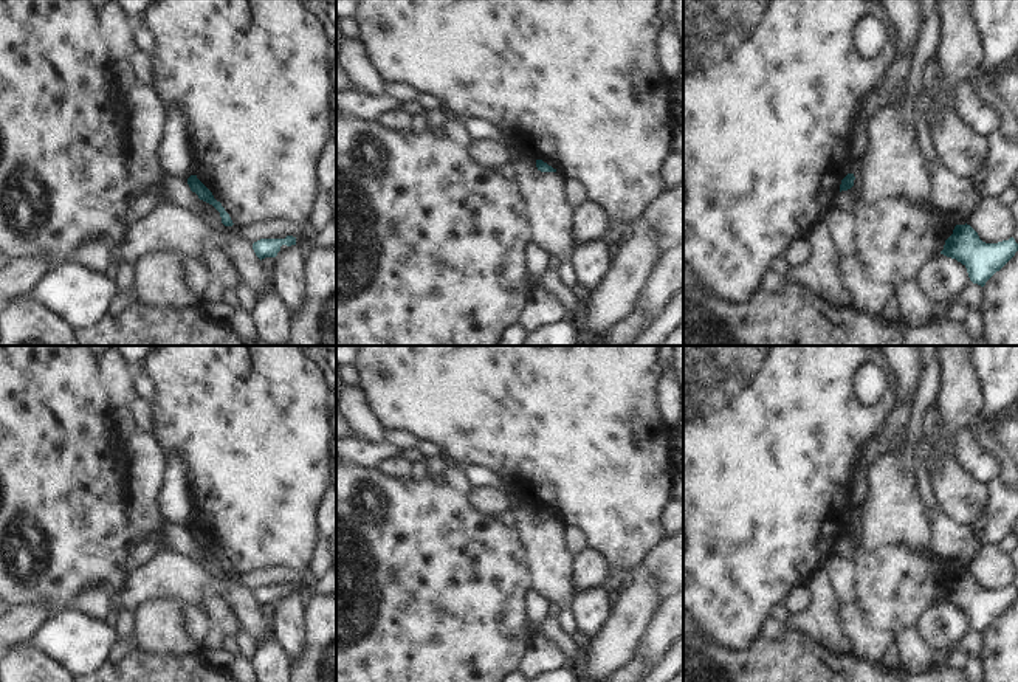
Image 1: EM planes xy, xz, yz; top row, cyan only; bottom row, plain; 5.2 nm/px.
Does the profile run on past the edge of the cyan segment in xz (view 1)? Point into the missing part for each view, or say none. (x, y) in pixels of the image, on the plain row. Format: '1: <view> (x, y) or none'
1: none

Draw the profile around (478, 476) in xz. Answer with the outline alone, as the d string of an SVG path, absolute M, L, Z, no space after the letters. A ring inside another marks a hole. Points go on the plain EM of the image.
M468 463L462 467L469 485L473 488L496 488L505 494L505 501L511 512L524 510L530 515L536 515L536 507L531 504L521 502L511 491L511 488L491 470L479 467L476 463Z

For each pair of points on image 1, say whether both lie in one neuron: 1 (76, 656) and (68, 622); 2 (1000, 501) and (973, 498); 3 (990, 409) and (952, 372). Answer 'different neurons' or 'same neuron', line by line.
1: same neuron
2: different neurons
3: different neurons

